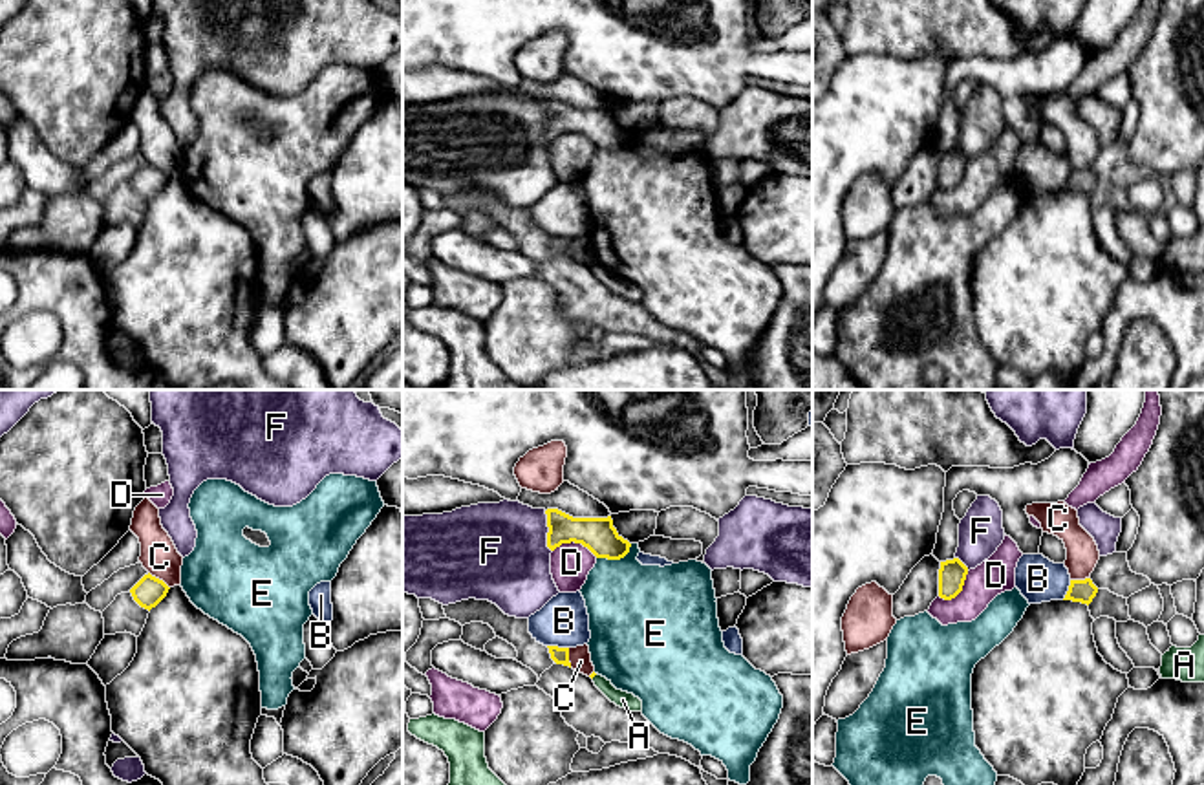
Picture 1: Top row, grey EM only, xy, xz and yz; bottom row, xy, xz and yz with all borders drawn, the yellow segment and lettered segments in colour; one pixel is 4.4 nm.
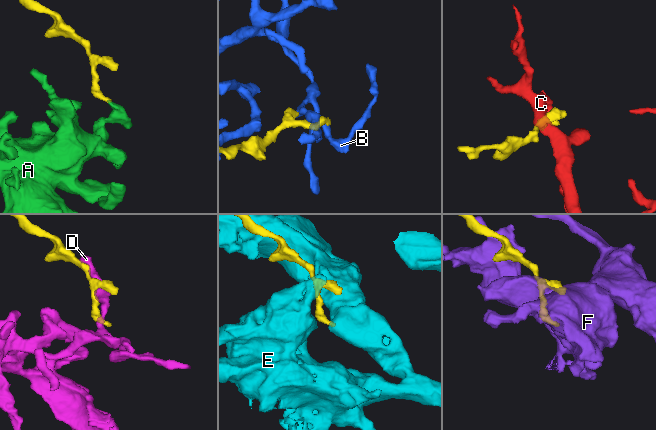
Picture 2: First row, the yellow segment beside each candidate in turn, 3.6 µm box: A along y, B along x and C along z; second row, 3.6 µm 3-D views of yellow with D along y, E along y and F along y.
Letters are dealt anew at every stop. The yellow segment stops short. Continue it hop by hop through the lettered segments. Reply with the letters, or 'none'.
none

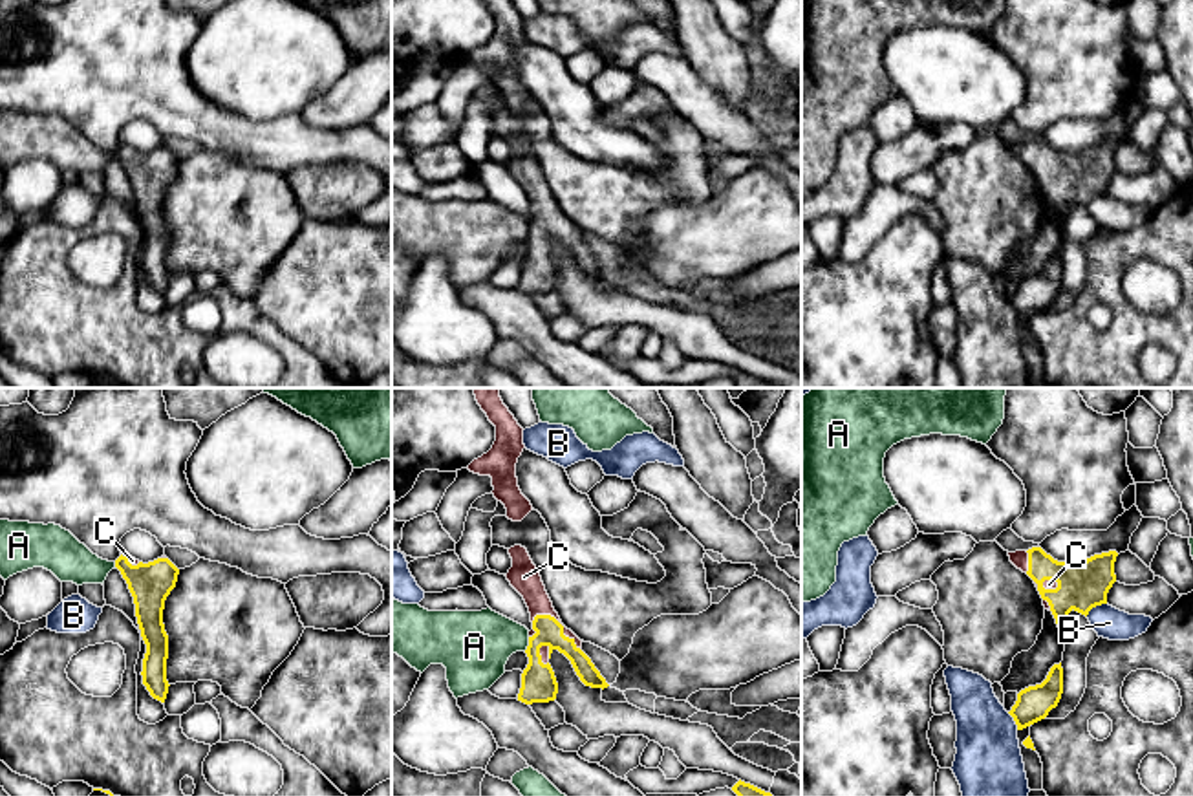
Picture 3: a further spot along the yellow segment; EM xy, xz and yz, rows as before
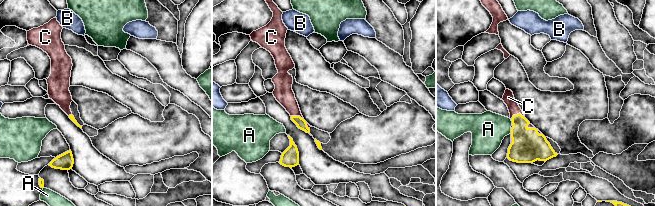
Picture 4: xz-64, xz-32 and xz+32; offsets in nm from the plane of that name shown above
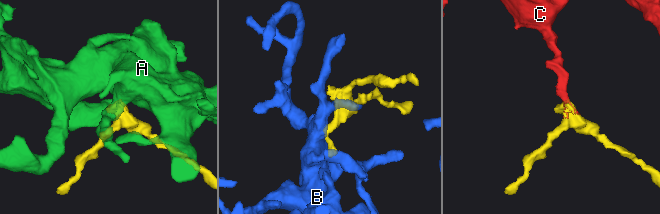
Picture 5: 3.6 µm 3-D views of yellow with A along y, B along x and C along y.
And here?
C

